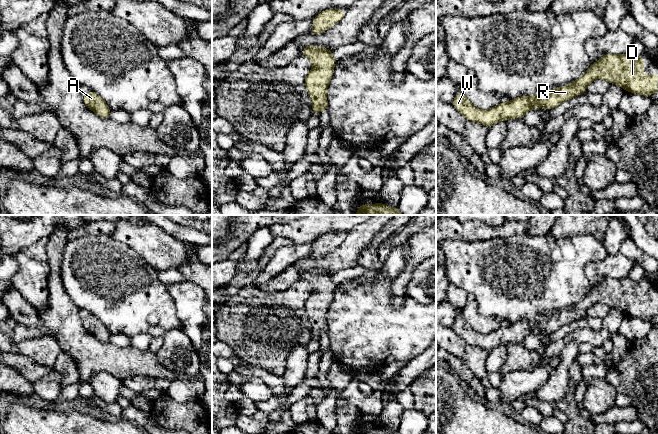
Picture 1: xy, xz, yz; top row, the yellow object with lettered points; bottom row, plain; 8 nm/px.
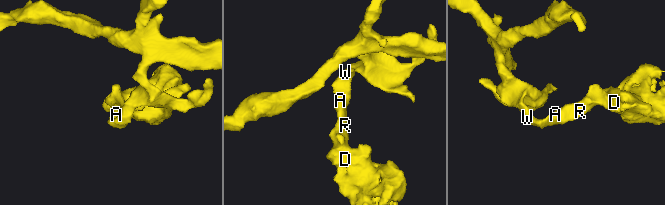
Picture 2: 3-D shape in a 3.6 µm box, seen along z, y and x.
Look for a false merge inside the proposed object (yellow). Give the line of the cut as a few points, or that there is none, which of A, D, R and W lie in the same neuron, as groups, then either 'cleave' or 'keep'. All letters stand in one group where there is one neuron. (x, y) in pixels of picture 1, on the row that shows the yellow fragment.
cut none; groups A D R W; keep

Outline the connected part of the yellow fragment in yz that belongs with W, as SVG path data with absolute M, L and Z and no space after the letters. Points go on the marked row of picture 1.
M608 53L598 62L591 62L588 71L580 79L564 87L552 88L548 92L537 92L533 96L519 96L509 102L501 102L489 110L475 108L463 92L458 92L451 103L467 120L490 128L509 118L522 119L535 106L551 110L562 102L585 92L586 87L597 78L642 96L649 97L658 91L658 75L649 73L648 79L651 83L647 87L644 84L644 54L633 58L629 54Z

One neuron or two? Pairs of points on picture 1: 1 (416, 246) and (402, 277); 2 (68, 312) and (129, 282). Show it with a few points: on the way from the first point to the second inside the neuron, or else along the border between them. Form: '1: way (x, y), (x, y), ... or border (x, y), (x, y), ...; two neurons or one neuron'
1: way (414, 254), (409, 269); one neuron
2: border (64, 287), (69, 298), (79, 309); two neurons

